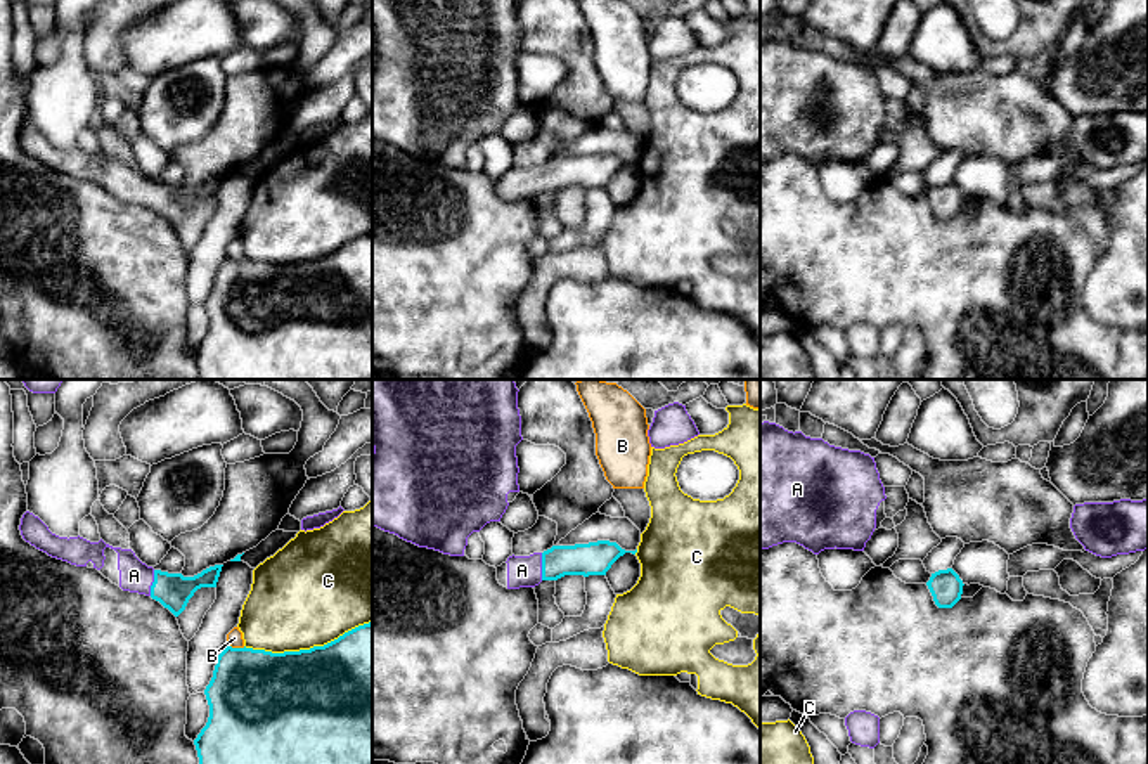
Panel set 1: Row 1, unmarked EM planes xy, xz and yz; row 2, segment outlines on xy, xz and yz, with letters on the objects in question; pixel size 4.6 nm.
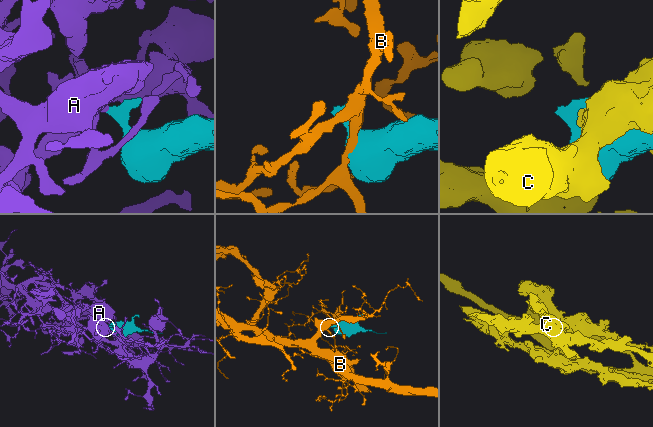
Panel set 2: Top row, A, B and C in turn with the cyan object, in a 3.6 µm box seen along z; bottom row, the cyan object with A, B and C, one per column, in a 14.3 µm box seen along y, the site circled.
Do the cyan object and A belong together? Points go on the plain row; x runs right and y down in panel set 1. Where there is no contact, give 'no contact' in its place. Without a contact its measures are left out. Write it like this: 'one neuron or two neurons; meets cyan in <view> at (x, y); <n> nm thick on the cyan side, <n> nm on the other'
one neuron; meets cyan in xz at (542, 179); 160 nm thick on the cyan side, 140 nm on the other

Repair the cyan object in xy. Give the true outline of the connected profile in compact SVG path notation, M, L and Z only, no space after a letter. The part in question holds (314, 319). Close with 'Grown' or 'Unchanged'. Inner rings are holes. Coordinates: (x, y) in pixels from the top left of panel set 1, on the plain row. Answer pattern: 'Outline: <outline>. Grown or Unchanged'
Outline: M372 234L300 263L227 258L204 307L210 329L194 352L199 379L372 379Z. Unchanged

